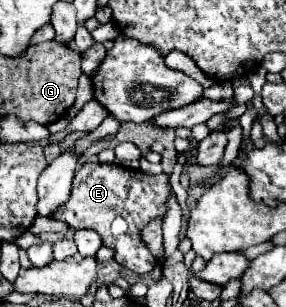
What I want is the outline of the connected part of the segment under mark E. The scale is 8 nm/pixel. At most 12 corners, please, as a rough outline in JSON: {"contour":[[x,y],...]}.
{"contour":[[86,162],[52,218],[96,230],[146,274],[142,228],[166,216],[170,176]]}

